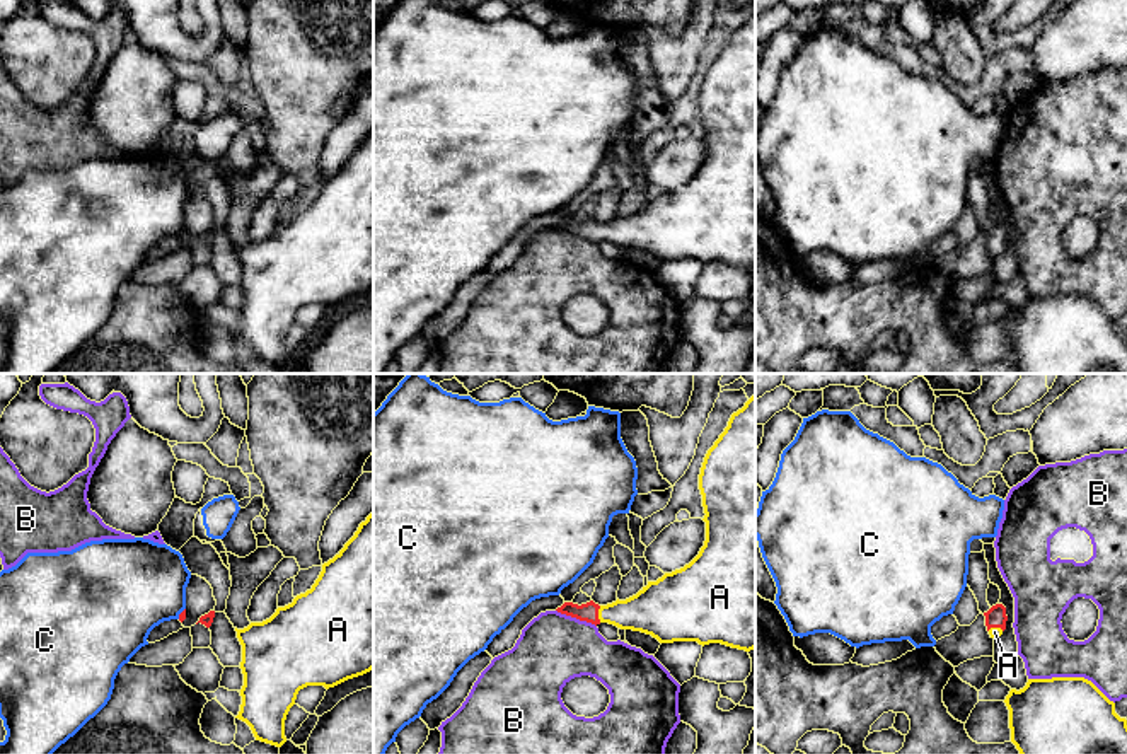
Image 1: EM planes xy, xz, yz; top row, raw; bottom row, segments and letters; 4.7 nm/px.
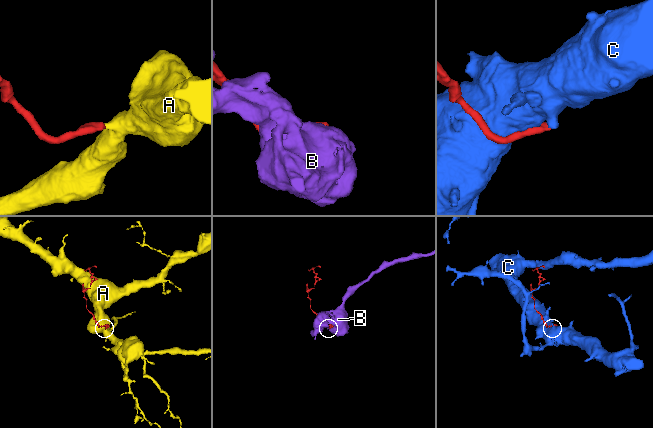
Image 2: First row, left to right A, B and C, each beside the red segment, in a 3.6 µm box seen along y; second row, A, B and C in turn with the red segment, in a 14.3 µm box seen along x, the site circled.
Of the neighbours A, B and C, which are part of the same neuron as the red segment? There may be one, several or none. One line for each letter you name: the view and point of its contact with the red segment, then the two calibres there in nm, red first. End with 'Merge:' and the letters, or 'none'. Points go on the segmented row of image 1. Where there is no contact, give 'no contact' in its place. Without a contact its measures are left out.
A: contact xz (597, 614); calibres 90 and 220 nm
Merge: A

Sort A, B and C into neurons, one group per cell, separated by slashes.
A / B / C

